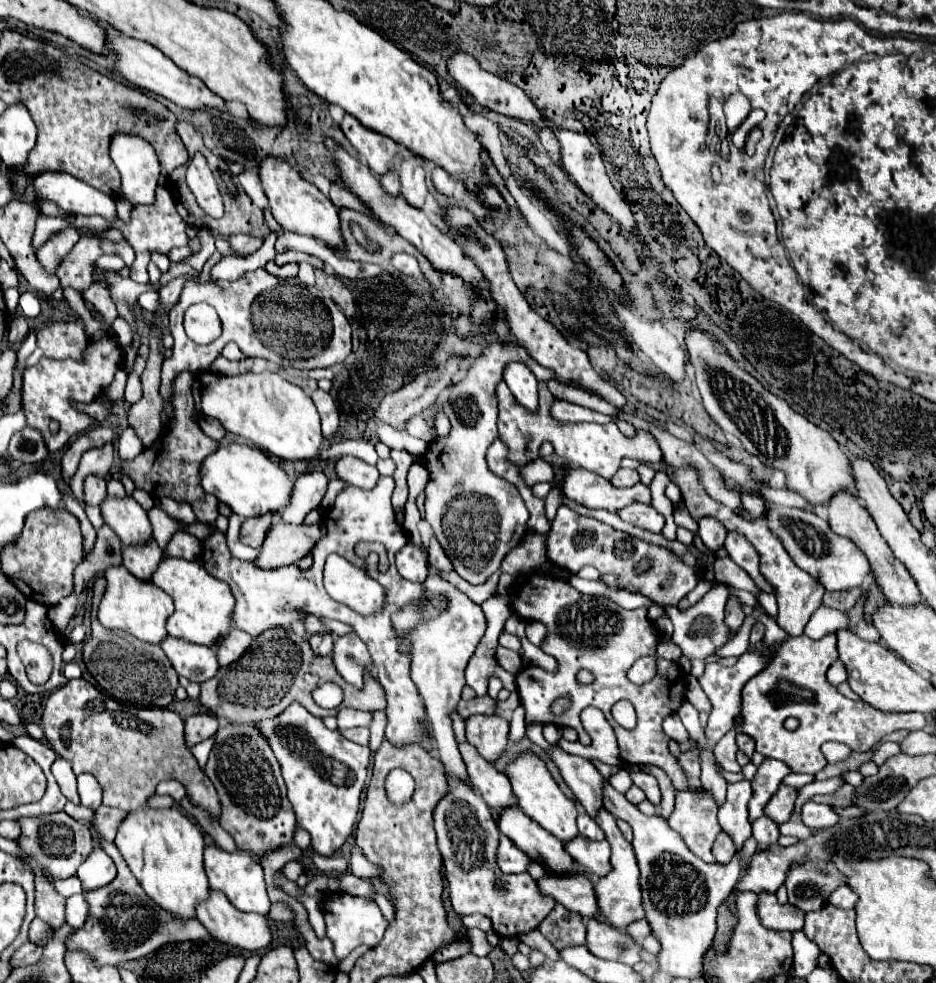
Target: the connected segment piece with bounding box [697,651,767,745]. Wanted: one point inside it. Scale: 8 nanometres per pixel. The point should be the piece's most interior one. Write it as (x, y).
(722, 685)

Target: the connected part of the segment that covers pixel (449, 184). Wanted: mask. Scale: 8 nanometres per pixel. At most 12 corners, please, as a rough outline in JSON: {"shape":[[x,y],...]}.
{"shape":[[439,167],[431,171],[431,181],[435,175],[435,187],[443,193],[455,189],[455,181]]}

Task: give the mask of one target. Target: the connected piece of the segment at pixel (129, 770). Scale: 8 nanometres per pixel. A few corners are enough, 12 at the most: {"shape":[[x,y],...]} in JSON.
{"shape":[[85,679],[49,695],[47,743],[91,773],[103,805],[137,811],[185,785],[219,819],[213,783],[169,709]]}

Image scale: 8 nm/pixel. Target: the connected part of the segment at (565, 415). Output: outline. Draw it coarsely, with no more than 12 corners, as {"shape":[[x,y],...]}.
{"shape":[[555,399],[549,411],[561,423],[609,423],[613,417]]}

